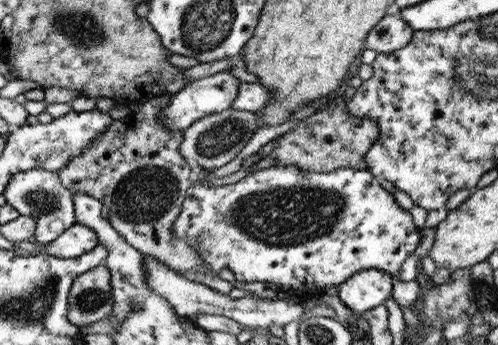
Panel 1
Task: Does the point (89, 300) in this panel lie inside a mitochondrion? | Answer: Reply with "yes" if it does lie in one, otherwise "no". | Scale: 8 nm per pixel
yes

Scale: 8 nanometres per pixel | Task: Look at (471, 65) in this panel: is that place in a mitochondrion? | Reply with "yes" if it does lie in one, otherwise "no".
yes

